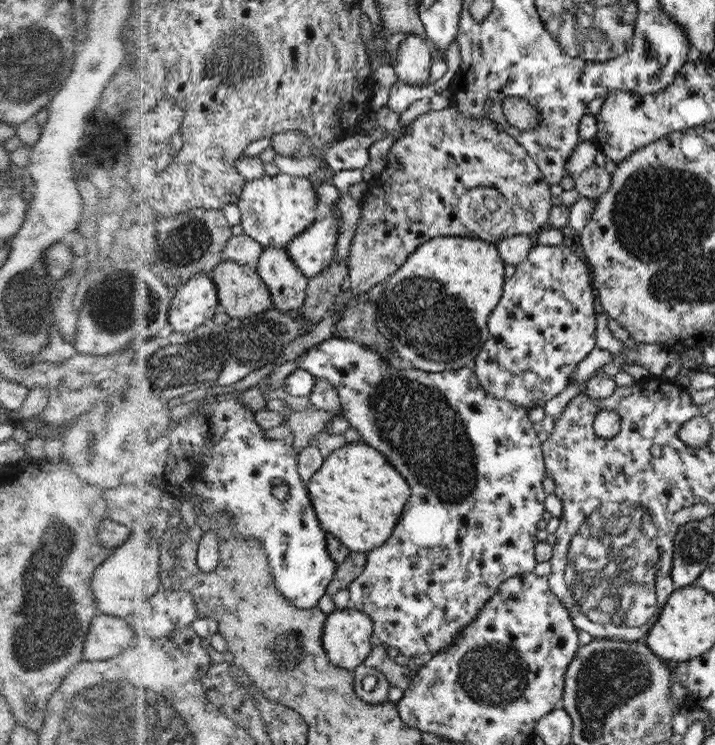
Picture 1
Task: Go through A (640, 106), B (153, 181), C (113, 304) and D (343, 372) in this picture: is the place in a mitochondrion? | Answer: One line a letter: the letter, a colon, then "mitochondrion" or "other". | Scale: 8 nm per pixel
A: other
B: other
C: mitochondrion
D: other

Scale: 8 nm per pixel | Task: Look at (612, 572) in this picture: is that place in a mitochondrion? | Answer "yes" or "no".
yes

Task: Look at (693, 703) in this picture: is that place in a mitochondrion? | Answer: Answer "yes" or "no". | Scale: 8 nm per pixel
no

